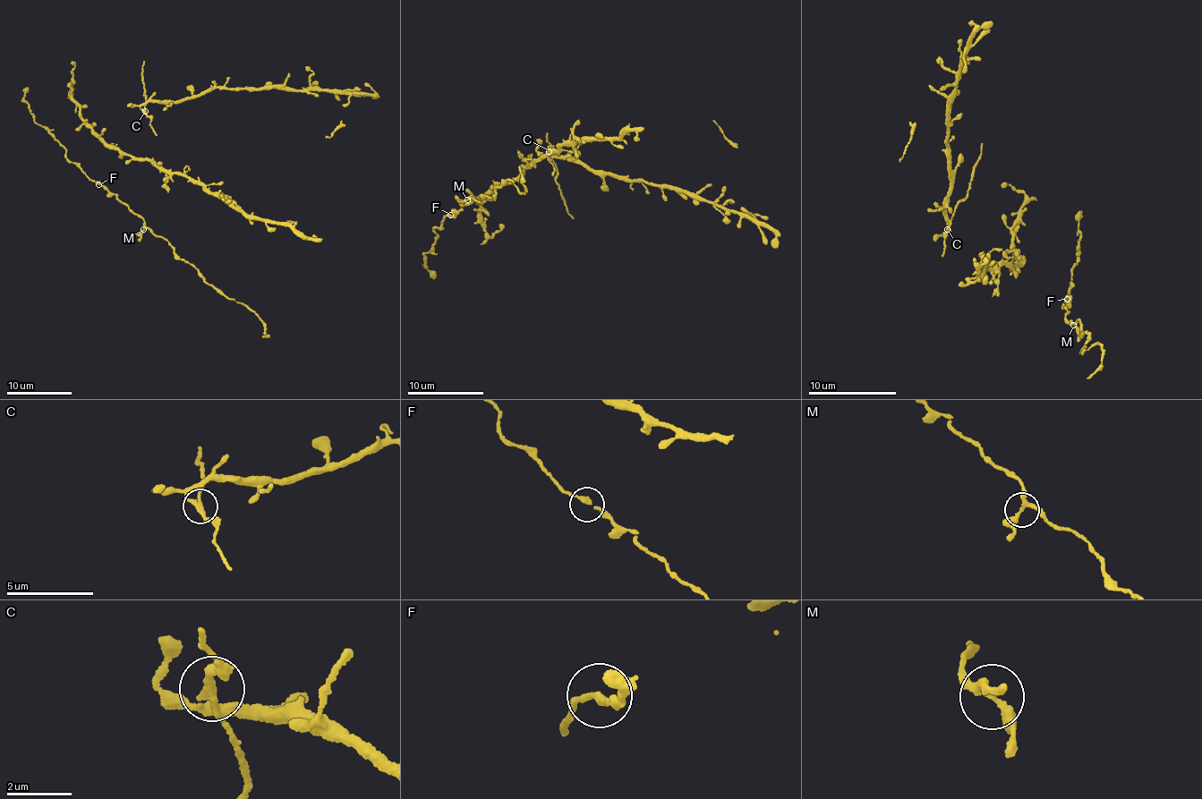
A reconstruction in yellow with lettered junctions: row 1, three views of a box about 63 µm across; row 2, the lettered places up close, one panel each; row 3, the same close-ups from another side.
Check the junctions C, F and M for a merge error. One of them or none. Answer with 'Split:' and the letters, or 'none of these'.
Split: C

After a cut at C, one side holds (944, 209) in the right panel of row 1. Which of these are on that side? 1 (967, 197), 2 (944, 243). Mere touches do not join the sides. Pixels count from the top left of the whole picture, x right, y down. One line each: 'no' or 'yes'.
1: no
2: no

